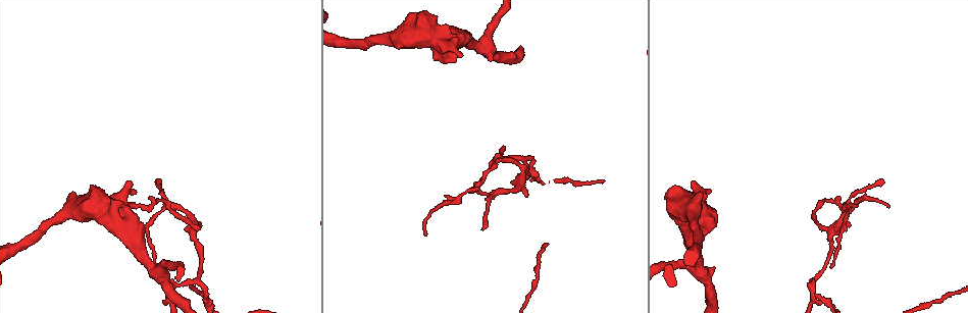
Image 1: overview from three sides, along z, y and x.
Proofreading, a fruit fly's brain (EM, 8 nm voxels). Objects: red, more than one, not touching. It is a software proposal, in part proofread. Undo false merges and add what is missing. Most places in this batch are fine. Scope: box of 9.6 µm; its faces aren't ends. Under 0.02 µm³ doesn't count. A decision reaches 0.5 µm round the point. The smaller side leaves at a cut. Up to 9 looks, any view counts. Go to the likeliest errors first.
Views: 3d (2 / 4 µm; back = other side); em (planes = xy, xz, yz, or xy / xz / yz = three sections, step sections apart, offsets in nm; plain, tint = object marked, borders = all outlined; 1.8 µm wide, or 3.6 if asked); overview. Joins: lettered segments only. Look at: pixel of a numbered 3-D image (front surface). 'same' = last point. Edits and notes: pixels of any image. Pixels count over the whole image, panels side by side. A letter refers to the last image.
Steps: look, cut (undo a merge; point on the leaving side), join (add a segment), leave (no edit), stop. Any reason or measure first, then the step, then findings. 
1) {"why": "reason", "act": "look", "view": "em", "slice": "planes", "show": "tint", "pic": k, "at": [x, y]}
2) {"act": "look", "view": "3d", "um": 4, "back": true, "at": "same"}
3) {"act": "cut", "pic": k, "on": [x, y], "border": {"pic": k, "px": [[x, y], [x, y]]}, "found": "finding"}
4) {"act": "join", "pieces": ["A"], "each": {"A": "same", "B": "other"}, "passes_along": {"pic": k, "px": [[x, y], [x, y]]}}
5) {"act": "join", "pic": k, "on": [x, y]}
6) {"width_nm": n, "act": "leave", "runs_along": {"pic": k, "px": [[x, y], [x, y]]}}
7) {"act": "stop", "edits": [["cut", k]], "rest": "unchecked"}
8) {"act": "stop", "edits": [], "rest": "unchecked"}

{"why": "narrows sharply", "act": "look", "view": "em", "slice": "planes", "show": "tint", "pic": 1, "at": [521, 177]}

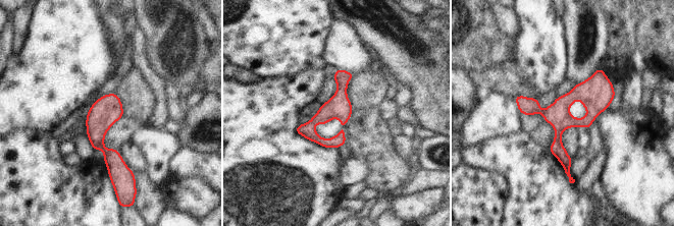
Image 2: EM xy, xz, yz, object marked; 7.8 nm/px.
{"act": "look", "view": "em", "slice": "planes", "show": "borders", "at": "same"}

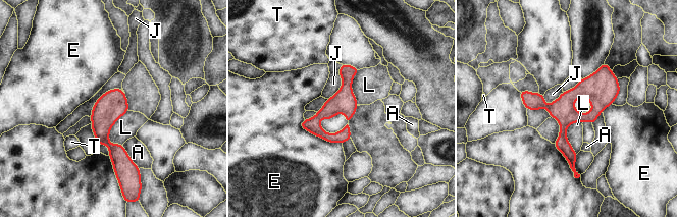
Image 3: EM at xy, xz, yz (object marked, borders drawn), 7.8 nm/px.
{"longest_contact_nm": ["E", 380], "act": "leave", "each": {"A": "other", "E": "other", "J": "other", "L": "other", "T": "other"}, "found": "one cell here"}

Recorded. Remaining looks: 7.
{"why": "tapers out", "act": "look", "view": "em", "slice": "yz", "step": 16, "show": "tint", "pic": 1, "at": [425, 234]}

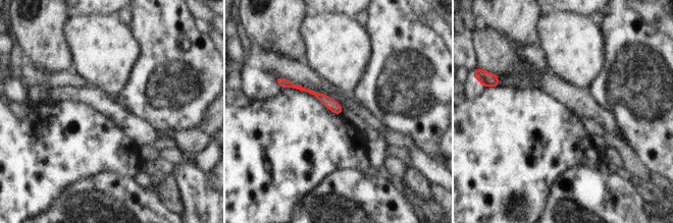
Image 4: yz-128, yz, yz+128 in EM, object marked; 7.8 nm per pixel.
{"why": "see the neighbours", "act": "look", "view": "em", "slice": "yz", "step": 16, "show": "borders", "at": "same"}

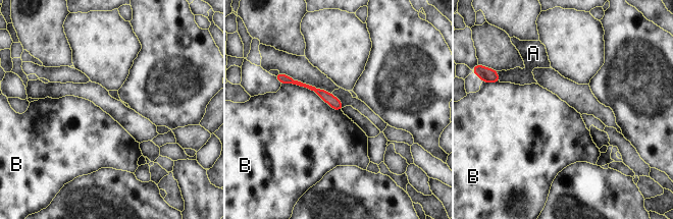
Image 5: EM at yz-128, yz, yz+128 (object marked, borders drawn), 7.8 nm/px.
{"act": "leave", "each": {"A": "other", "B": "other"}, "border": {"pic": 5, "px": [[281, 83], [306, 87], [341, 110]]}, "found": "none of them fits"}

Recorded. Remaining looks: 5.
{"why": "abrupt turn", "act": "look", "view": "3d", "um": 2, "pic": 1, "at": [810, 290]}

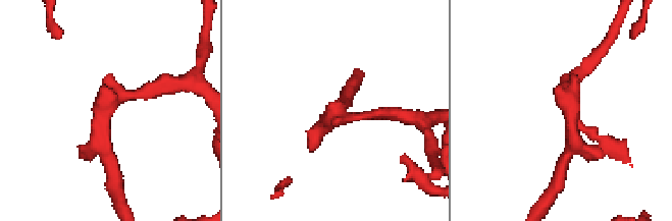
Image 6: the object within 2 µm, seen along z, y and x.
{"act": "look", "view": "em", "slice": "xz", "step": 4, "show": "tint", "pic": 6, "at": [328, 117]}

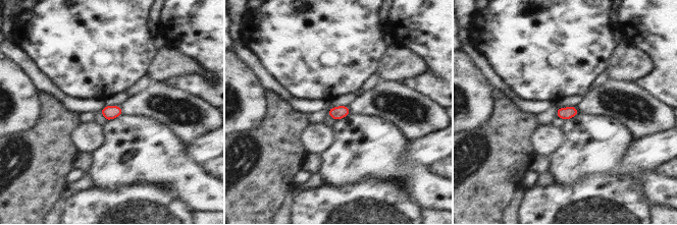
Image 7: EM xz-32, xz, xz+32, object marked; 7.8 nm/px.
{"act": "look", "view": "em", "slice": "yz", "step": 4, "show": "borders", "at": "same"}

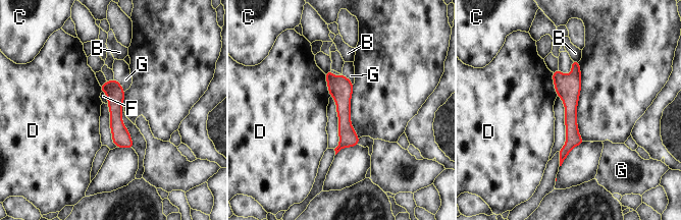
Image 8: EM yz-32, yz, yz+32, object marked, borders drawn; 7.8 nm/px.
{"act": "leave", "each": {"B": "other", "C": "other", "D": "other", "F": "other", "G": "other"}, "runs_along": {"pic": 8, "px": [[576, 63], [571, 143], [562, 158]]}, "found": "continuous, no second cell"}

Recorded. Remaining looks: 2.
{"why": "sudden change in width", "act": "look", "view": "em", "slice": "planes", "show": "borders", "pic": 1, "at": [380, 38]}

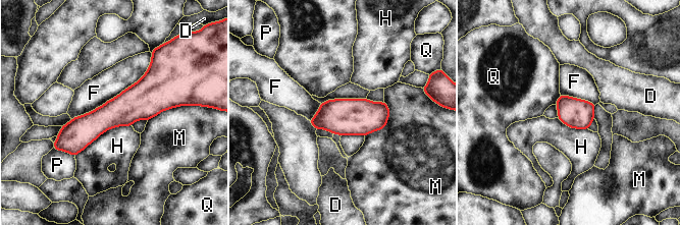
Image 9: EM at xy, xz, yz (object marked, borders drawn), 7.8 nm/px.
{"act": "leave", "each": {"D": "other", "F": "other", "H": "other", "M": "other", "P": "other", "Q": "other"}, "found": "continuous, no second cell"}

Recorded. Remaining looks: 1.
{"act": "stop", "edits": [], "rest": "unchecked"}

